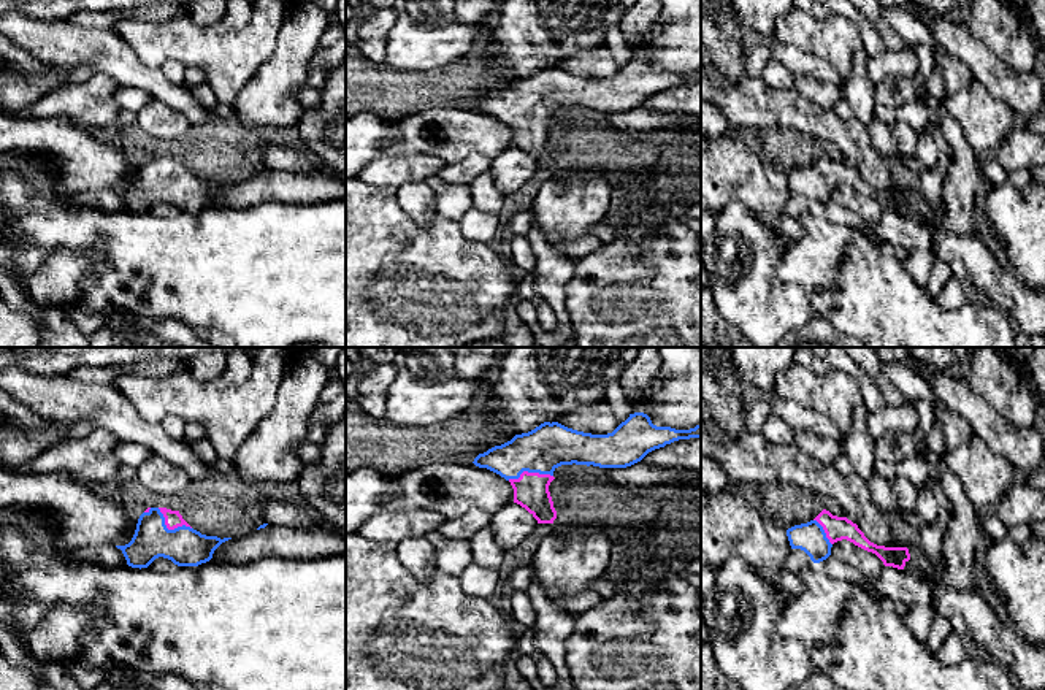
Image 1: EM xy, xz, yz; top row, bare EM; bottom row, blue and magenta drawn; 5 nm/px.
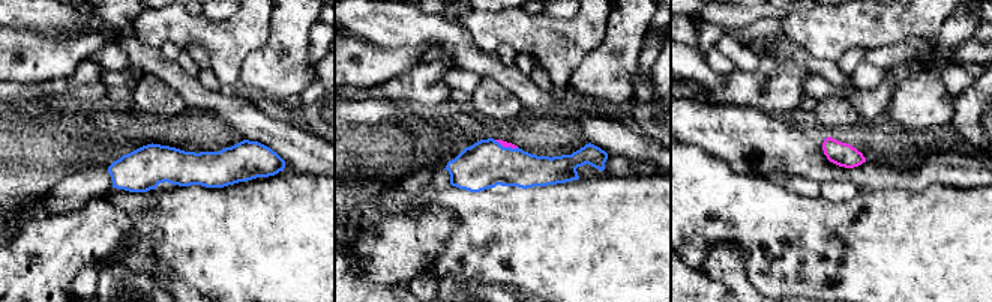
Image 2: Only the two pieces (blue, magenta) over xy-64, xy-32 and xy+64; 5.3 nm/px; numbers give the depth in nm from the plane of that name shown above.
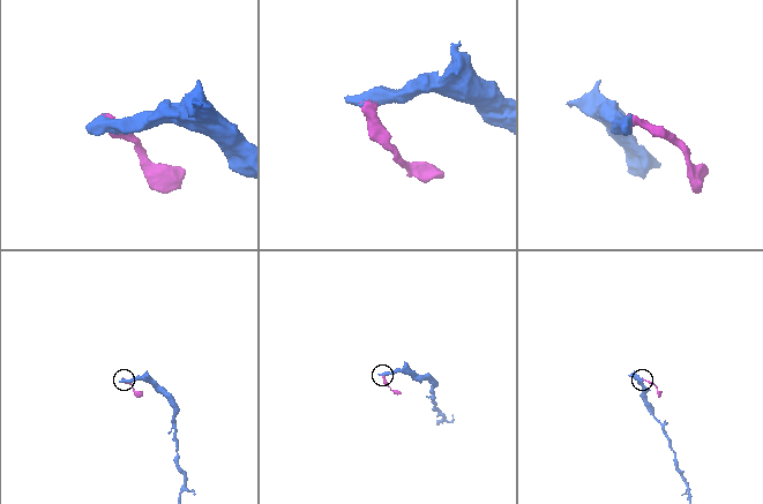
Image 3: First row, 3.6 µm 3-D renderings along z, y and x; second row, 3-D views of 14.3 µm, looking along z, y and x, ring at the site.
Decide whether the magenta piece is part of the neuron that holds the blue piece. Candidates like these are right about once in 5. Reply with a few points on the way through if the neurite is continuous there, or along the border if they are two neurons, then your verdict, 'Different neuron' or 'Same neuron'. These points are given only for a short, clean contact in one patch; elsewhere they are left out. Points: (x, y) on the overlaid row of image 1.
Path across: xz (549, 446), (530, 471), (532, 492). Same neuron

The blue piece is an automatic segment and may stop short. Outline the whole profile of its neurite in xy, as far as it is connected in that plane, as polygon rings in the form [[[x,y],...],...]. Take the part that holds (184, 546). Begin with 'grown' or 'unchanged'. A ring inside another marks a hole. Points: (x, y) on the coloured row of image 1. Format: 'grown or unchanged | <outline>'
grown | [[[147,508],[138,519],[132,541],[116,547],[132,568],[147,568],[159,557],[178,566],[198,566],[209,562],[214,550],[228,539],[201,535],[179,511]]]

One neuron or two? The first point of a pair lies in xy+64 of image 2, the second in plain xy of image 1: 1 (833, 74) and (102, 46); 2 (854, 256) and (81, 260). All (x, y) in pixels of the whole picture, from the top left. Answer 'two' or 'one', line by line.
1: one
2: two

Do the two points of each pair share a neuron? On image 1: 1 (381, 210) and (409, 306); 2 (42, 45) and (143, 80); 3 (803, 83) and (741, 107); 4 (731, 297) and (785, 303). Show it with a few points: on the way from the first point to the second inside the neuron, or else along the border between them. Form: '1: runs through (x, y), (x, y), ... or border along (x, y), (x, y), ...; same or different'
1: runs through (381, 233), (381, 278), (386, 283); same
2: runs through (67, 45), (99, 48), (118, 61); same
3: border along (793, 86), (817, 107); different
4: runs through (744, 300), (773, 303); same

